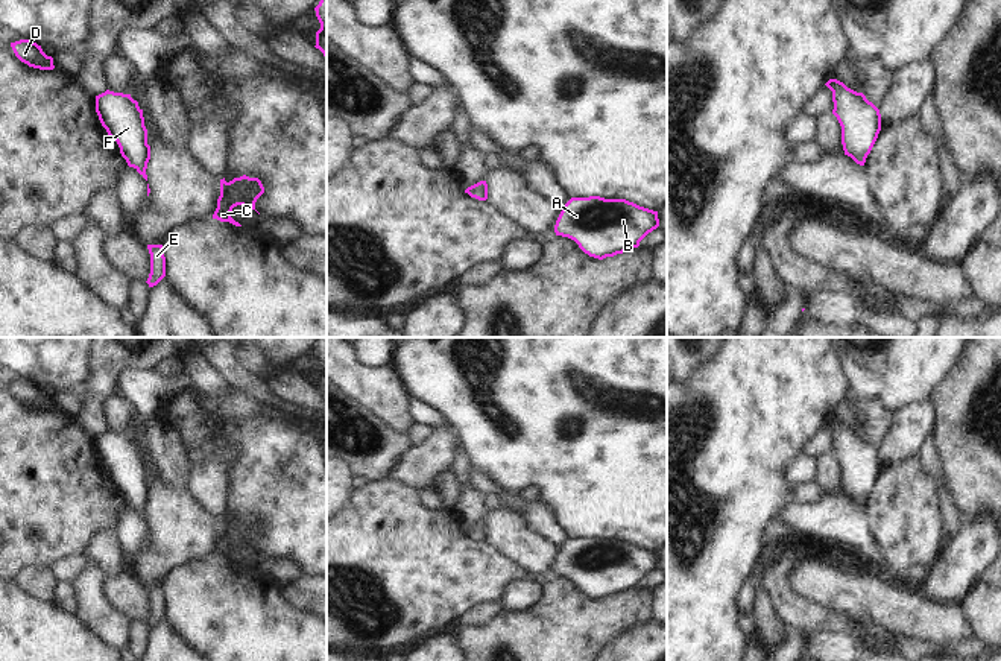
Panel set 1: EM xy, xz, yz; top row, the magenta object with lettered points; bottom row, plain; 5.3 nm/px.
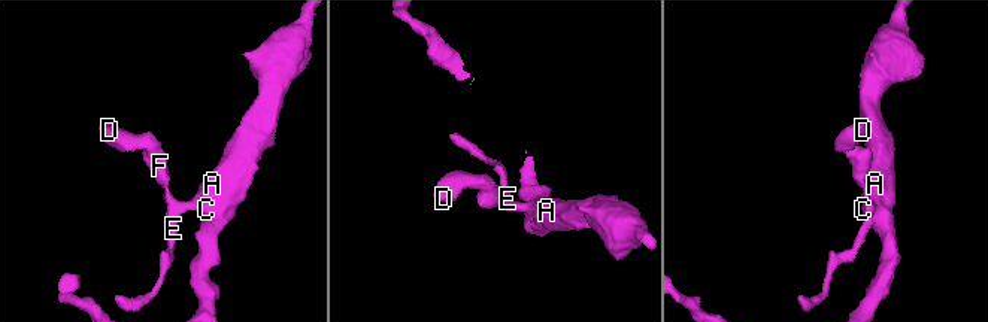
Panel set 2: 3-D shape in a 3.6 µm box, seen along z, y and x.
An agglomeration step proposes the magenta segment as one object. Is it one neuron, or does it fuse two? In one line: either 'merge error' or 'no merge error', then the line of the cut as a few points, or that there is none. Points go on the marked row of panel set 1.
no merge error; no cut

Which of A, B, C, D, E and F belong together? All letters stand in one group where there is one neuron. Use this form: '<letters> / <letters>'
A B C D E F

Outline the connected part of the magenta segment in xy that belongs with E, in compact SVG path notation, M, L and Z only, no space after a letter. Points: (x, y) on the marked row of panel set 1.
M147 245L150 254L149 287L156 286L166 277L166 257L163 245Z

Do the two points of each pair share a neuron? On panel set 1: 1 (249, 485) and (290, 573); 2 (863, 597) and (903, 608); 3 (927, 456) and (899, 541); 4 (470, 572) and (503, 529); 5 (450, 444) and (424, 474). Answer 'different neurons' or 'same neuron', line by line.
1: different neurons
2: same neuron
3: different neurons
4: different neurons
5: same neuron

